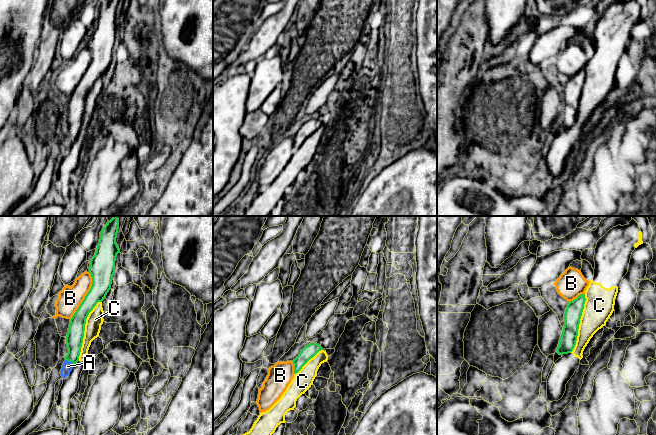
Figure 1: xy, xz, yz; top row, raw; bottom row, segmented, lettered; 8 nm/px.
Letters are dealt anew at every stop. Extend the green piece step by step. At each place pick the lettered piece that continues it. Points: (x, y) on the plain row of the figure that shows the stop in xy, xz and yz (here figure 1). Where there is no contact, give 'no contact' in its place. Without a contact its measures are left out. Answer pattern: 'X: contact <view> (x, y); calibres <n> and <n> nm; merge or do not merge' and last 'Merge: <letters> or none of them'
A: contact xy (70, 137); calibres 140 and 90 nm; merge
B: contact xy (85, 72); calibres 190 and 190 nm; do not merge
C: contact xy (84, 106); calibres 140 and 130 nm; do not merge
Merge: A

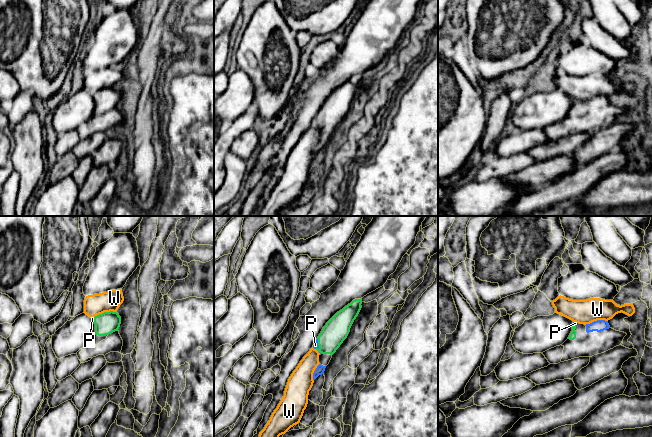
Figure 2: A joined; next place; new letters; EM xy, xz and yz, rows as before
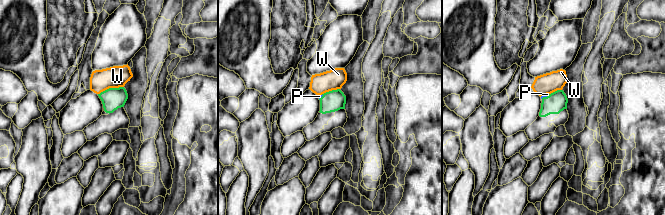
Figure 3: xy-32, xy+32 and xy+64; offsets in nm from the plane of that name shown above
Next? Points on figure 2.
P: contact xz (318, 120); calibres 200 and 40 nm; merge
W: contact xy (104, 88); calibres 180 and 170 nm; do not merge
Merge: P

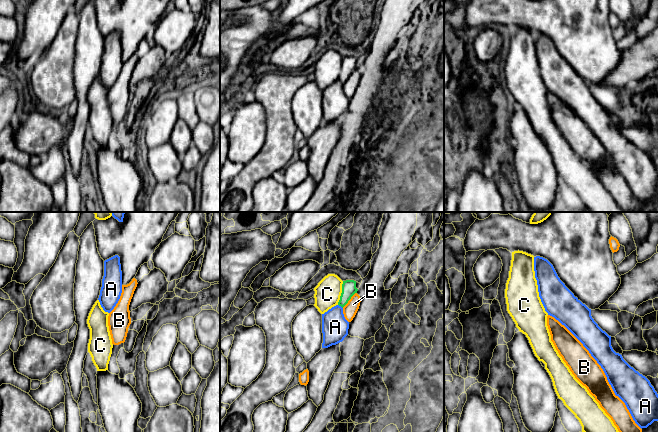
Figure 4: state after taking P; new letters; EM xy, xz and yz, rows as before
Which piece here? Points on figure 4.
A: contact xz (340, 81); calibres 110 and 220 nm; do not merge
B: contact xz (349, 75); calibres 110 and 110 nm; do not merge
C: contact xz (341, 69); calibres 110 and 200 nm; do not merge
Merge: none of them

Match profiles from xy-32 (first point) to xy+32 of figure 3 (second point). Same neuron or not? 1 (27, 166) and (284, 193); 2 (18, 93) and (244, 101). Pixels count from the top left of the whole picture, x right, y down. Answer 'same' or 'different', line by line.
1: different
2: different

